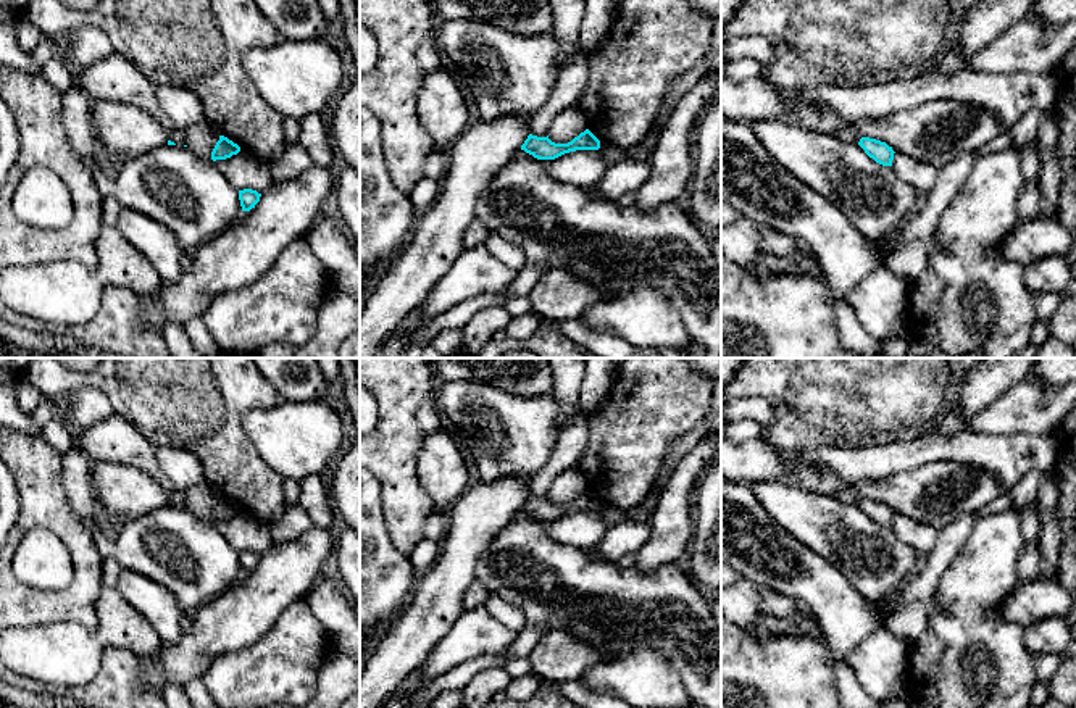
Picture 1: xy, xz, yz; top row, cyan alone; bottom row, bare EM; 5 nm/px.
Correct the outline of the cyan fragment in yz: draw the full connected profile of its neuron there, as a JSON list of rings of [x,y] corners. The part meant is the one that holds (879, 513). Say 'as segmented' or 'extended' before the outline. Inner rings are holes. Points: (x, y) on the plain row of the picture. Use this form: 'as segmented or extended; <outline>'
as segmented; [[[861,498],[858,506],[876,524],[879,524],[882,527],[892,527],[892,521],[894,521],[895,513],[886,503],[870,500],[870,498]]]

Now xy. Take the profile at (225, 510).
as segmented; [[[219,497],[219,502],[216,503],[213,513],[211,513],[211,521],[226,521],[231,519],[232,516],[237,516],[240,513],[240,508],[229,502],[224,497]]]

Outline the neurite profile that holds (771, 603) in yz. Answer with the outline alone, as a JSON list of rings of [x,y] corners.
[[[761,587],[760,608],[766,614],[774,614],[779,618],[800,616],[805,613],[805,610],[802,610],[795,600],[779,595],[765,587]]]

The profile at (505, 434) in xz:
[[[476,381],[437,382],[434,395],[444,426],[476,461],[481,481],[519,476],[528,489],[531,487],[531,481],[547,464],[557,445],[560,405],[555,398],[515,395]]]

